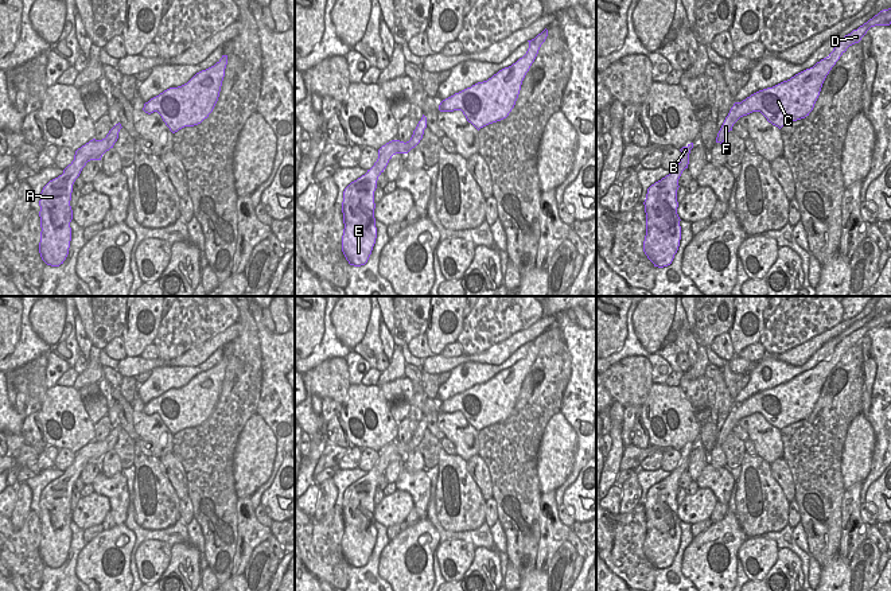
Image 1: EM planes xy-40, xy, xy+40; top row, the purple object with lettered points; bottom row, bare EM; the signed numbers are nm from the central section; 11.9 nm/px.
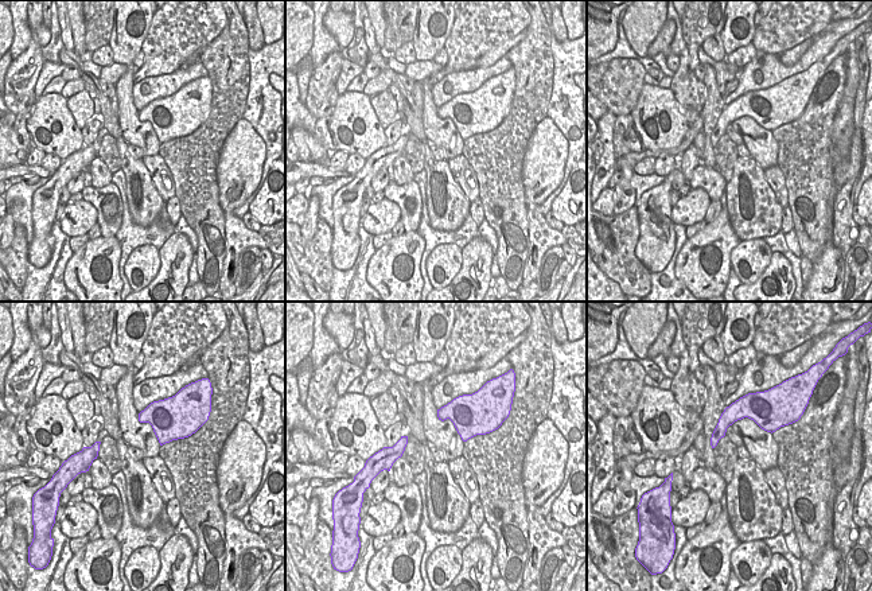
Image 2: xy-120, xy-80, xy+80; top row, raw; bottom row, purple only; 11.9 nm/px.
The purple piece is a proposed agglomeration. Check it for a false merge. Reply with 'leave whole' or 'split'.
leave whole

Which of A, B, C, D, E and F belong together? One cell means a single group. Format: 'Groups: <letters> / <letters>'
Groups: A B C D E F.

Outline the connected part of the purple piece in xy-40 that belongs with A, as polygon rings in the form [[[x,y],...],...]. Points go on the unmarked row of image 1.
[[[118,424],[105,440],[93,440],[78,450],[74,462],[63,471],[63,475],[43,489],[39,502],[42,529],[39,555],[47,567],[59,568],[69,556],[73,521],[70,502],[75,481],[87,463],[101,462],[102,456],[113,450],[121,429]]]

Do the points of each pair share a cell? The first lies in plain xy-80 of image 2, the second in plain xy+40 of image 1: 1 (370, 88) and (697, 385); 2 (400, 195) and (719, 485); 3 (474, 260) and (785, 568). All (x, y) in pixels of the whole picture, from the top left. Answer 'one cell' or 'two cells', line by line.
1: two cells
2: one cell
3: one cell

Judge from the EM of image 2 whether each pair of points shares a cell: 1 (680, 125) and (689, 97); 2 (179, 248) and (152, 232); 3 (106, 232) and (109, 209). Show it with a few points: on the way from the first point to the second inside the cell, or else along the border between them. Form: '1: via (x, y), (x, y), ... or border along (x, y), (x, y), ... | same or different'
1: border along (670, 88), (689, 125) | different
2: border along (175, 232), (158, 249) | different
3: via (109, 226), (109, 214) | same

